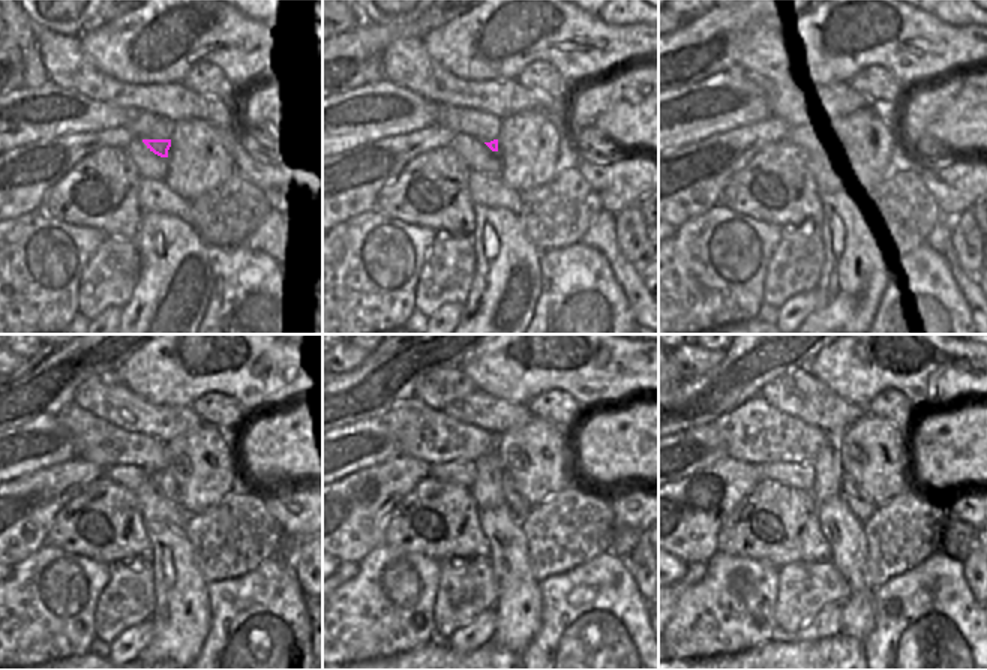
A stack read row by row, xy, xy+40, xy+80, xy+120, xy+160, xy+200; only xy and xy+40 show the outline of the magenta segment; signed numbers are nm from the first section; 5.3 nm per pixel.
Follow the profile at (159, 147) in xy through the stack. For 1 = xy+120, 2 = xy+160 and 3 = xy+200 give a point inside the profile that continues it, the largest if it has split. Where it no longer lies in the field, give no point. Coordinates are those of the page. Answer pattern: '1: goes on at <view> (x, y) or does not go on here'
1: goes on at xy+120 (167, 483)
2: goes on at xy+160 (518, 505)
3: goes on at xy+200 (860, 504)

